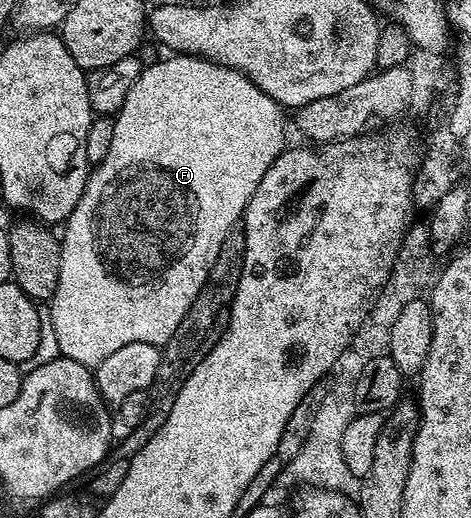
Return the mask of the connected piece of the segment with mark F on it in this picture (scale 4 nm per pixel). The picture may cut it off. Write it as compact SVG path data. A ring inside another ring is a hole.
M168 55L165 61L145 64L141 68L134 87L130 87L130 95L126 95L119 113L115 114L114 137L106 157L89 172L82 199L78 199L78 207L74 207L74 211L62 225L64 233L60 237L58 287L50 302L50 320L58 339L61 357L69 357L74 359L74 363L95 367L102 363L102 359L106 359L106 355L118 351L118 347L126 347L126 343L150 343L161 347L167 343L170 335L178 331L182 319L186 319L190 303L198 299L198 291L202 291L202 287L208 282L214 259L218 259L218 251L230 227L243 218L248 200L254 195L258 183L262 183L262 175L266 175L270 163L274 163L274 159L278 159L278 155L284 152L284 114L282 106L260 90L245 73L208 61L204 57Z

